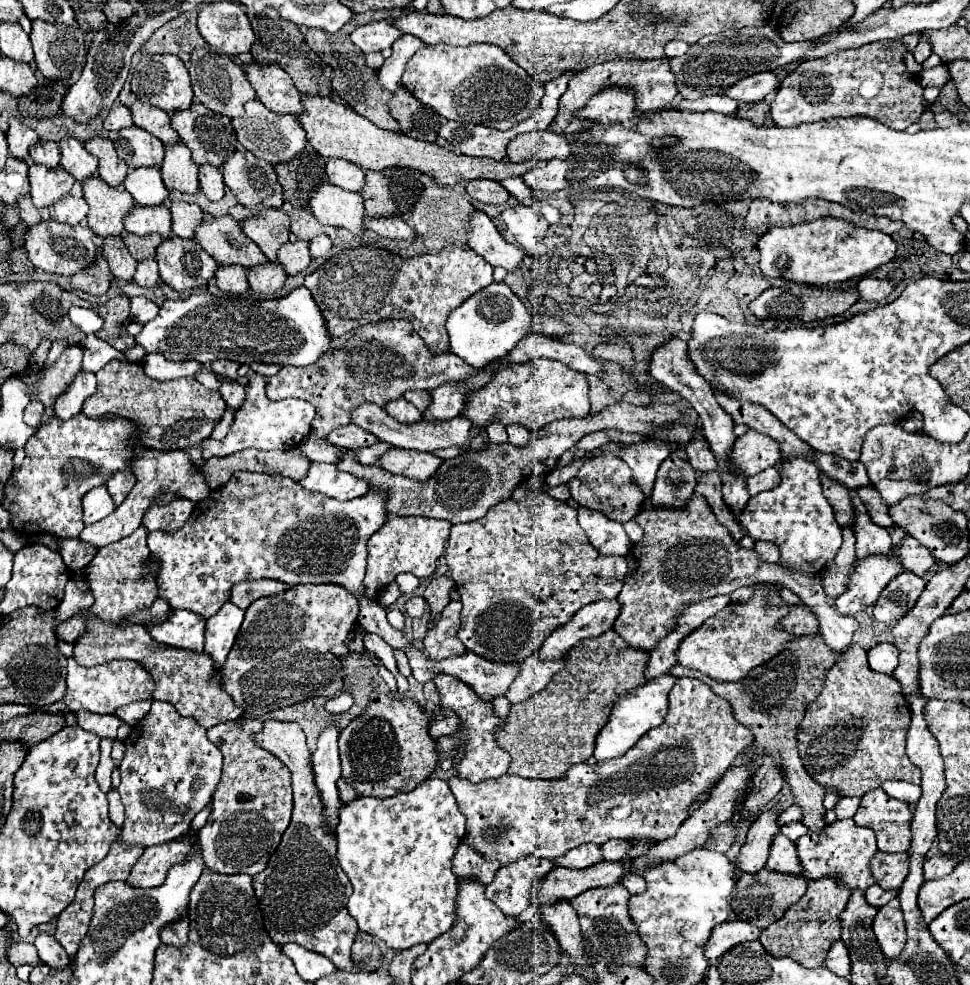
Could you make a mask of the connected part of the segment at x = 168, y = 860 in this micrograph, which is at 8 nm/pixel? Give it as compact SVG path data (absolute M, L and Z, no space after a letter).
M196 833L184 835L180 839L174 839L174 841L168 841L162 845L146 847L142 857L132 867L132 873L126 879L126 883L130 887L142 887L142 889L160 887L166 879L168 867L172 863L180 863L180 859L184 859L188 855L188 851L194 843L196 843Z

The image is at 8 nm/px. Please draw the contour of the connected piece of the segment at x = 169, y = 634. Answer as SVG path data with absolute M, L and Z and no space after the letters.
M172 611L162 623L146 625L146 631L156 643L164 643L176 649L188 649L202 653L204 649L206 619L192 611Z

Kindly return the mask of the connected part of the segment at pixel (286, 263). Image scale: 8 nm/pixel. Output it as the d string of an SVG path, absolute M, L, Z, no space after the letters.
M290 239L286 245L278 251L278 263L284 267L288 275L302 273L310 263L310 251L308 243L302 239Z

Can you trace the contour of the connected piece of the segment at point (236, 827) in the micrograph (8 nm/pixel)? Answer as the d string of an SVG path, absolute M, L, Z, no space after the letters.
M240 719L208 729L208 739L224 755L224 769L212 797L212 813L198 831L198 843L202 847L204 863L216 873L256 875L264 871L282 833L290 825L290 771L278 757L254 743L254 735L262 731L262 725L264 723L258 719Z

